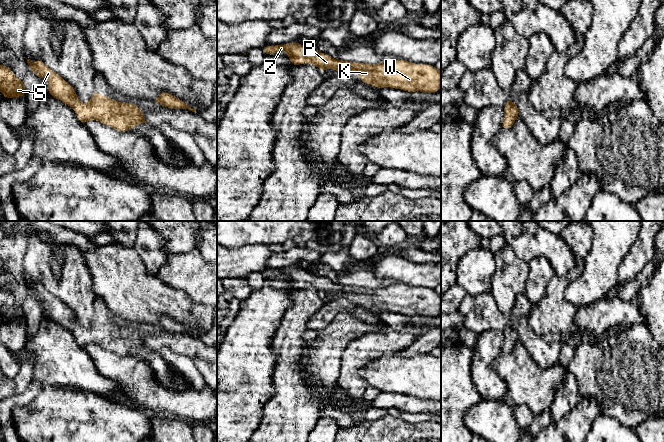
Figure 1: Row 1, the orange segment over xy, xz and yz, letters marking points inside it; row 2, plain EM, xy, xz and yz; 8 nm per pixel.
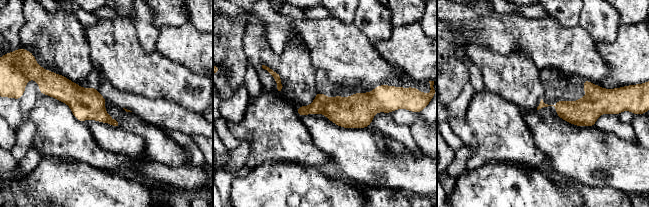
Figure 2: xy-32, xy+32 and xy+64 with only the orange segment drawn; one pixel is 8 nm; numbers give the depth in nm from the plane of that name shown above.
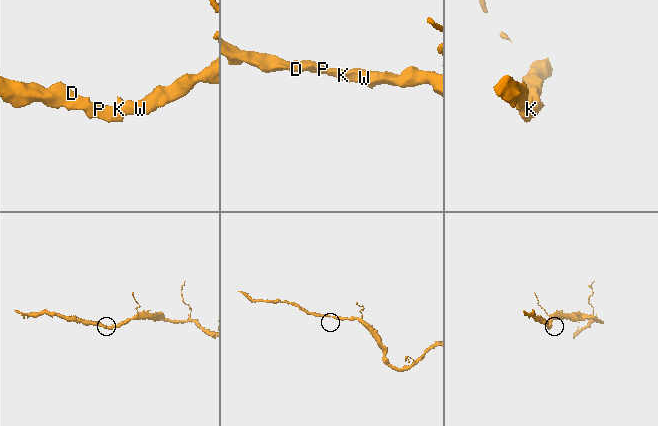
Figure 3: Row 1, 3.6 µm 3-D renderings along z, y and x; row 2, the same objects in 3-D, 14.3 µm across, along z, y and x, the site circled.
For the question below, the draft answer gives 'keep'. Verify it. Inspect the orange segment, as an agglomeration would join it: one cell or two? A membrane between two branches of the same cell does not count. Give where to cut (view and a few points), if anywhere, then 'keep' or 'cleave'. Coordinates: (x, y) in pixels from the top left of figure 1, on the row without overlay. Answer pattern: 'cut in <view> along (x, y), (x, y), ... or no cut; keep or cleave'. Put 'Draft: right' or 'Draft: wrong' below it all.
no cut; keep
Draft: right

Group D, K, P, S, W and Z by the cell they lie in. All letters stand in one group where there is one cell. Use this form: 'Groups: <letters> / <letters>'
Groups: D K P S W Z

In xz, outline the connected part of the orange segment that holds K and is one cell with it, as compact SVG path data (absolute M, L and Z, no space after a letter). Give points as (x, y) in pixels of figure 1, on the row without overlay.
M297 266L263 270L261 274L265 279L285 275L293 290L310 287L316 289L320 295L336 293L340 298L353 294L358 297L362 307L379 313L387 310L409 317L421 315L427 318L437 317L440 314L441 295L434 289L414 288L402 283L378 288L339 285Z

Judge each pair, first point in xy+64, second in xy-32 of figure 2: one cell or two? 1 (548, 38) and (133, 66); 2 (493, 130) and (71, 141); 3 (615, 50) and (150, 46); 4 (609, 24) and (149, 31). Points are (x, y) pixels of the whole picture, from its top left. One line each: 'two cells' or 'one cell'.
1: one cell
2: one cell
3: two cells
4: one cell

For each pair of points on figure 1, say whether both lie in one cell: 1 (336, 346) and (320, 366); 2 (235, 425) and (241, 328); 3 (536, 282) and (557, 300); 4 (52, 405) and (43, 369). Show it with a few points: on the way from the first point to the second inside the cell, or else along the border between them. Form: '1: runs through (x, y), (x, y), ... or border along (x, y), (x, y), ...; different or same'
1: runs through (331, 351), (321, 361); same
2: runs through (240, 402), (241, 353); same
3: border along (554, 273), (547, 284), (545, 294), (531, 305); different
4: border along (71, 386), (44, 387); different

